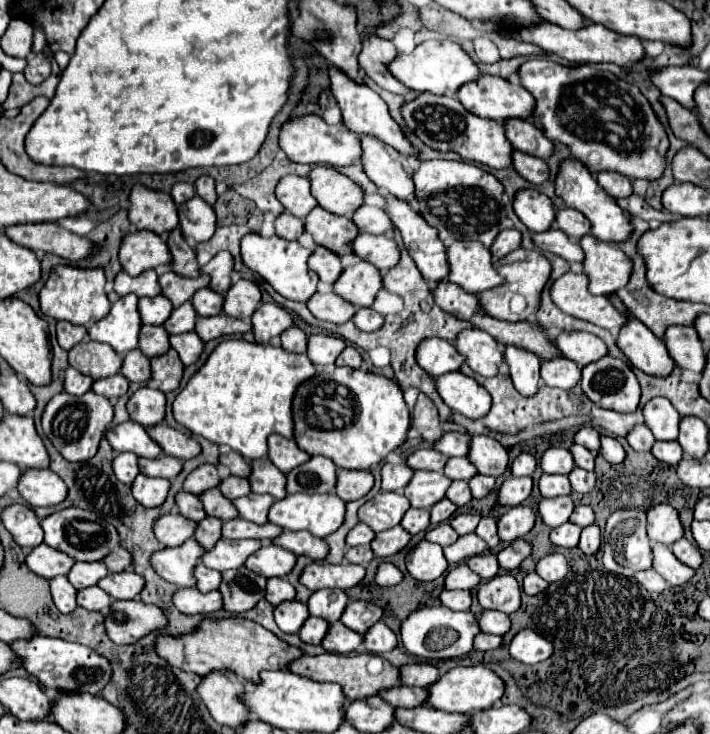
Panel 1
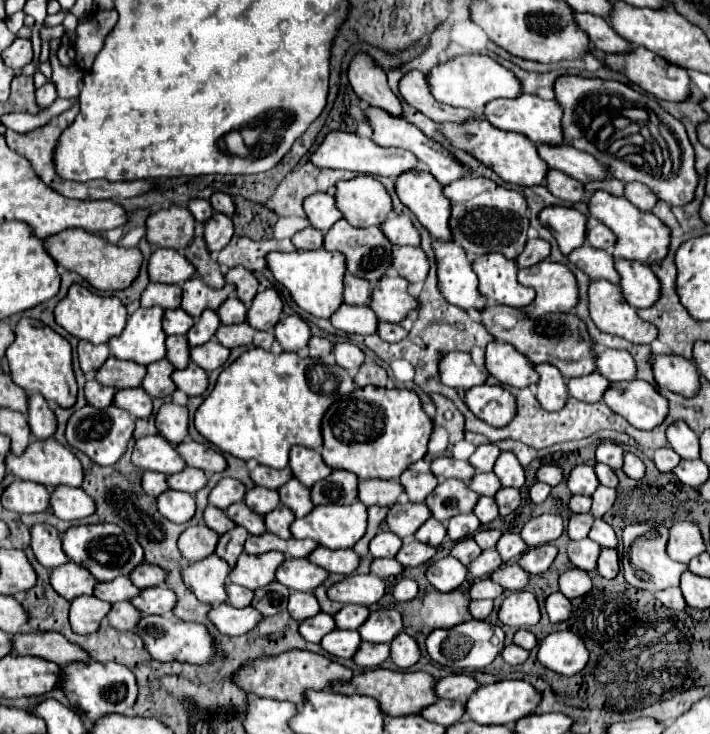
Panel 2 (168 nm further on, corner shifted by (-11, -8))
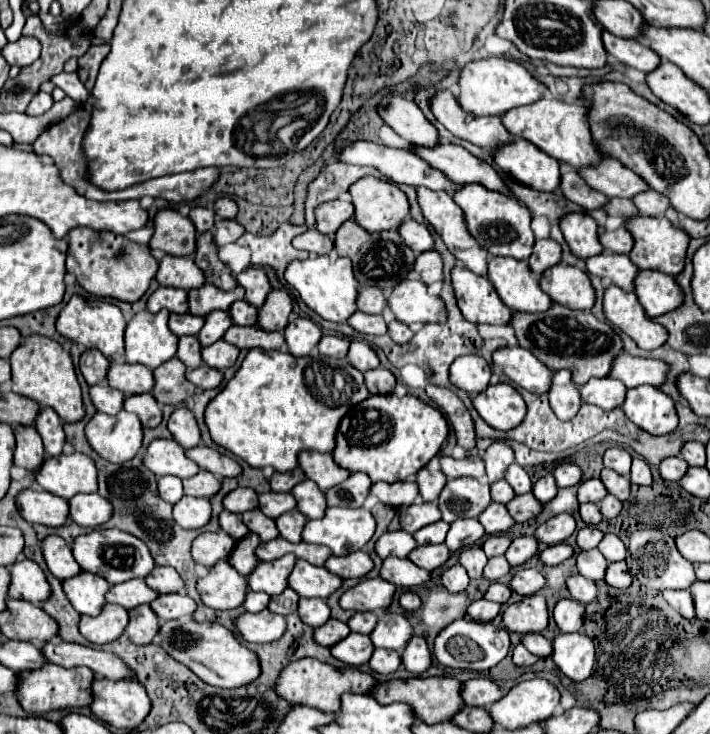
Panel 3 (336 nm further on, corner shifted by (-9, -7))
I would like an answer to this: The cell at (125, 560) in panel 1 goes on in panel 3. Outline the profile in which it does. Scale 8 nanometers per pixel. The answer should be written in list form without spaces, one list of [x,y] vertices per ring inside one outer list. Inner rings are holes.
[[[168,565],[154,567],[154,571],[150,571],[150,575],[146,575],[144,581],[148,587],[154,587],[154,591],[158,593],[178,593],[184,589],[184,581],[176,573],[176,569]]]

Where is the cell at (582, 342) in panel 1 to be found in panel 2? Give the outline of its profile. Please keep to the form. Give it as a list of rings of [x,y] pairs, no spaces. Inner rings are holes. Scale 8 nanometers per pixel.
[[[606,350],[596,356],[598,372],[612,382],[630,382],[636,378],[636,362],[626,350]]]

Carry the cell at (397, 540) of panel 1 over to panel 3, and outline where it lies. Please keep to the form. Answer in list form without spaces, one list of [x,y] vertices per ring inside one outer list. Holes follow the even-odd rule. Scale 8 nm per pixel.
[[[444,543],[442,545],[422,545],[422,547],[416,547],[408,557],[418,567],[426,571],[434,571],[436,567],[446,563],[446,559],[450,557],[450,549]]]

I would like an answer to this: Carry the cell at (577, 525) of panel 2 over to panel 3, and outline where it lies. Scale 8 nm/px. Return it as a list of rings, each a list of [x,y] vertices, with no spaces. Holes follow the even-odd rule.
[[[584,527],[584,529],[580,529],[578,531],[578,535],[576,535],[576,543],[578,543],[578,547],[580,549],[592,549],[592,547],[596,547],[598,543],[600,543],[600,539],[602,539],[602,531],[598,529],[598,527]]]

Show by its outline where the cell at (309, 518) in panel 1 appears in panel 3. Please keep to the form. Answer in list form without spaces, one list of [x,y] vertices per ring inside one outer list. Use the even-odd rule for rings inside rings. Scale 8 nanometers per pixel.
[[[328,507],[322,519],[308,519],[302,531],[306,543],[326,545],[334,555],[360,551],[374,535],[376,521],[366,509]]]

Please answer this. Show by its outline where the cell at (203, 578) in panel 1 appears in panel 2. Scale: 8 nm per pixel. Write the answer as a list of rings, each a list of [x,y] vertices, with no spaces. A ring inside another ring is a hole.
[[[232,582],[228,584],[228,602],[230,602],[232,606],[236,606],[236,608],[246,608],[246,606],[250,606],[252,598],[254,598],[254,592],[252,592],[252,590],[242,588],[242,586],[238,586],[238,584],[232,584]]]

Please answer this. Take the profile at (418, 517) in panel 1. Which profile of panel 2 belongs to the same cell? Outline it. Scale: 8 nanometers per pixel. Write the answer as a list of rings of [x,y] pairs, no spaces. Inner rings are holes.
[[[436,518],[426,520],[426,522],[420,526],[420,530],[414,534],[416,540],[420,540],[420,542],[424,542],[424,544],[430,544],[430,546],[440,546],[442,540],[444,540],[444,536],[446,536],[446,528],[444,528],[444,524],[442,524],[440,520],[436,520]]]

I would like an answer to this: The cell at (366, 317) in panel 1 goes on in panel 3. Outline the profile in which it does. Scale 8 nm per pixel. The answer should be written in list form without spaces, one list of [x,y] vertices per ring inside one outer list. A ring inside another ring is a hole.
[[[392,321],[392,323],[388,323],[388,335],[394,343],[406,343],[412,339],[414,333],[408,329],[408,325],[404,325],[400,321]]]

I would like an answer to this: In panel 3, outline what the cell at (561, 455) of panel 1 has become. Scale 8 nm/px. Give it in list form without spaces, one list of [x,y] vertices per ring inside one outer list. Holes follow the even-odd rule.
[[[596,477],[586,479],[586,481],[582,481],[582,483],[578,485],[578,501],[580,501],[580,503],[586,503],[586,501],[598,503],[598,501],[602,499],[602,495],[606,495],[606,493],[608,493],[606,487],[604,487],[602,481],[596,479]]]

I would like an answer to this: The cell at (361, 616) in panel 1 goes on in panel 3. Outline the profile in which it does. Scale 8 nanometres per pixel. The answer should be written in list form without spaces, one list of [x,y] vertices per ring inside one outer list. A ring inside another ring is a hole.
[[[384,613],[378,619],[374,631],[370,633],[374,647],[384,647],[394,651],[402,651],[410,637],[412,637],[412,627],[408,619],[400,613]]]

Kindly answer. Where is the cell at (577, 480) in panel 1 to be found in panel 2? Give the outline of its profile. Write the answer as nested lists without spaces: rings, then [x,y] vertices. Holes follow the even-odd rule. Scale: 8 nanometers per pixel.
[[[600,486],[600,488],[594,492],[592,500],[594,500],[594,504],[592,504],[592,514],[594,514],[596,518],[602,518],[602,516],[612,508],[612,504],[614,504],[614,500],[616,500],[616,490],[614,490],[614,488],[608,488],[608,486]]]

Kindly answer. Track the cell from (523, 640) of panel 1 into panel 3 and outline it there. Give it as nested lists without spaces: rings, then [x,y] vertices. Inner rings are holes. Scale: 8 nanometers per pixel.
[[[560,633],[552,641],[552,661],[572,681],[582,681],[592,673],[594,643],[582,633]]]

